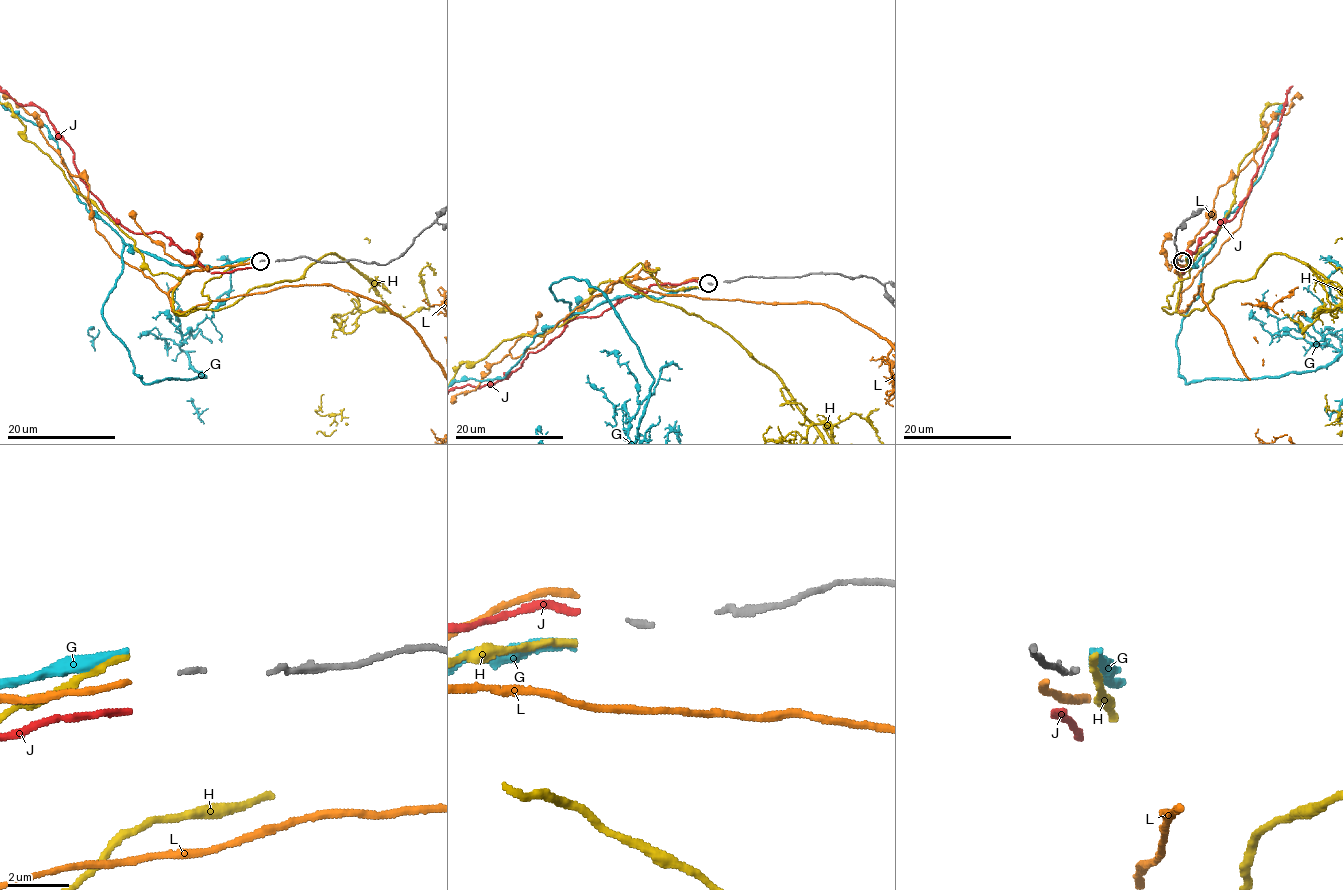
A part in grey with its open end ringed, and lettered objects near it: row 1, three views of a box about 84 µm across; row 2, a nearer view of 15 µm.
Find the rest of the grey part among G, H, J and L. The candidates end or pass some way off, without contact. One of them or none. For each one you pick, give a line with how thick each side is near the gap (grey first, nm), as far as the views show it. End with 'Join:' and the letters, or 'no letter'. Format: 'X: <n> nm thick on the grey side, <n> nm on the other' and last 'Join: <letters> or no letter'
Join: no letter

